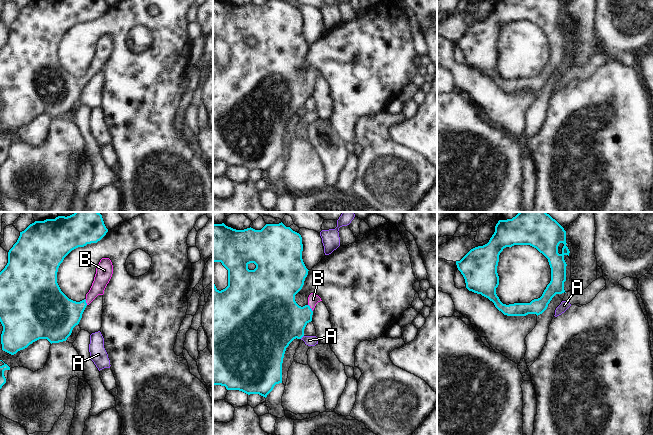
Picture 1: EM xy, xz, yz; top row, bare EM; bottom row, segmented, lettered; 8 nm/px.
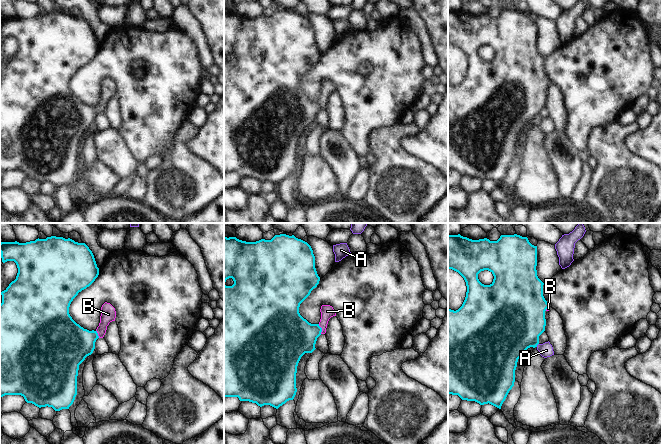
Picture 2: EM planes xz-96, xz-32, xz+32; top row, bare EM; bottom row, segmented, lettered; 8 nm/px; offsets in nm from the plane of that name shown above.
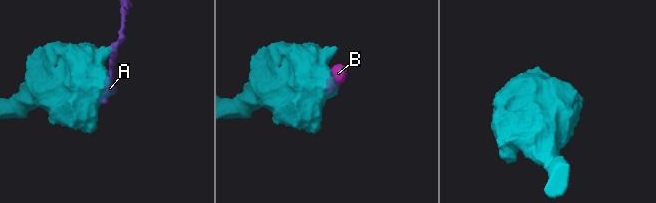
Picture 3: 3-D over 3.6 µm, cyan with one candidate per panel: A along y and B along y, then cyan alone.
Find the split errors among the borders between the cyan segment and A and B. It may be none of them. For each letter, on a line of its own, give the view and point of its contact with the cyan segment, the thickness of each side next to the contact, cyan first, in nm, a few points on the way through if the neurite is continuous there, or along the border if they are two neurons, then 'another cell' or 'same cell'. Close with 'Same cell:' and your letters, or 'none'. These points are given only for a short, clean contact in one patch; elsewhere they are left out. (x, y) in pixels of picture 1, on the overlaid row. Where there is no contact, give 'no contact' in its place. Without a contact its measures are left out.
A: xz (301, 337) | 420/80 nm | along xz (303, 335), (300, 338) | another cell
B: xz (310, 308) | 360/90 nm | across xz (281, 319), (301, 316), (310, 308), (313, 299) | same cell
Same cell: B

